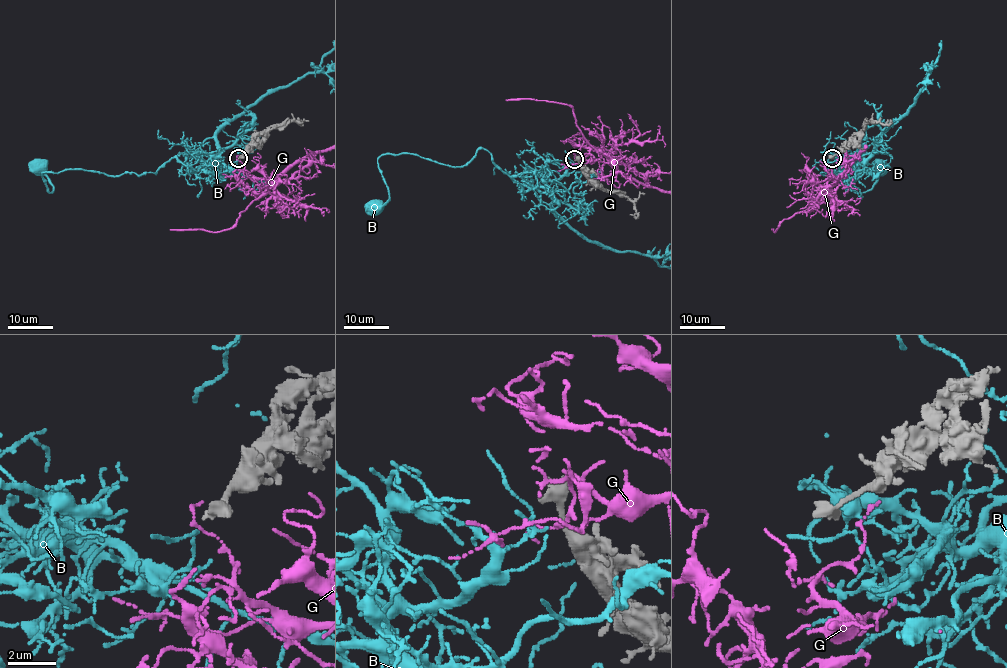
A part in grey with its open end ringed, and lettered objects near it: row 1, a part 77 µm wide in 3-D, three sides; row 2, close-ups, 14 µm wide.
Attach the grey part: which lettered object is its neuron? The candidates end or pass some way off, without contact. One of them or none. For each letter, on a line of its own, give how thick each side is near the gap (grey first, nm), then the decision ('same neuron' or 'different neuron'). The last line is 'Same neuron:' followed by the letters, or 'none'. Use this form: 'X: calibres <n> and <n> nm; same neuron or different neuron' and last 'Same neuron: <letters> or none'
B: calibres 220 and 100 nm; different neuron
G: calibres 220 and 100 nm; different neuron
Same neuron: none

